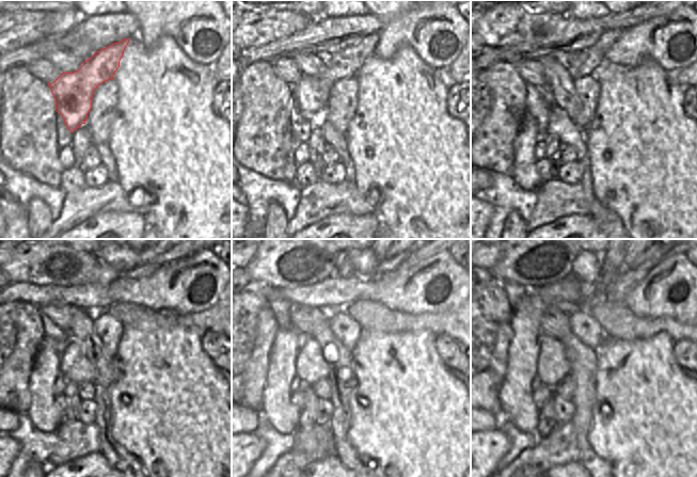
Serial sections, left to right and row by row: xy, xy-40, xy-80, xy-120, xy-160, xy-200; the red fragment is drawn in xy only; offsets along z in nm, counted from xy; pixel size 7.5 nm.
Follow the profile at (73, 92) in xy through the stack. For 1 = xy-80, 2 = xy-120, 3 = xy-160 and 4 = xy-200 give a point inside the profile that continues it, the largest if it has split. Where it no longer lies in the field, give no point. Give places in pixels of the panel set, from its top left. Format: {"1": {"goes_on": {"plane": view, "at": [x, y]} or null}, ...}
{"1": {"goes_on": {"plane": "xy-80", "at": [582, 63]}}, "2": {"goes_on": {"plane": "xy-120", "at": [140, 271]}}, "3": {"goes_on": {"plane": "xy-160", "at": [385, 265]}}, "4": {"goes_on": {"plane": "xy-200", "at": [638, 260]}}}

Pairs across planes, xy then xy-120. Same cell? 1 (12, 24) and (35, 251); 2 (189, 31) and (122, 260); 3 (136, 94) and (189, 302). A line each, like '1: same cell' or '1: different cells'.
1: same cell
2: different cells
3: different cells

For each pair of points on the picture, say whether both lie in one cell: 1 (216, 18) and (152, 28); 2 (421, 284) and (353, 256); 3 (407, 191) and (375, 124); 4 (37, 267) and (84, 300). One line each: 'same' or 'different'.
1: same
2: different
3: same
4: different

